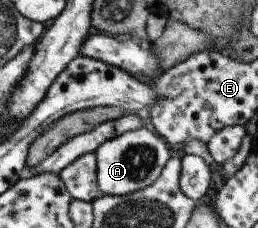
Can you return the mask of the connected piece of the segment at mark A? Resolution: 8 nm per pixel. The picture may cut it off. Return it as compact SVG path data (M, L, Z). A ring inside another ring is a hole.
M147 129L129 131L106 140L95 151L97 159L97 186L101 194L122 196L143 190L153 184L169 162L172 154L168 144Z

